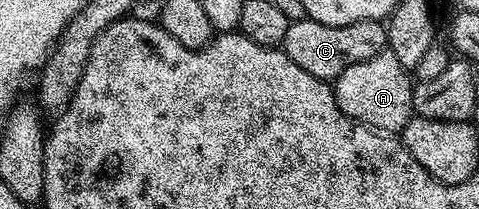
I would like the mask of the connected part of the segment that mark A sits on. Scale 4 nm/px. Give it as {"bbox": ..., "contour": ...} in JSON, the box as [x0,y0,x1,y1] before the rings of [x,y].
{"bbox":[332,47,414,134],"contour":[[[389,47],[372,55],[372,59],[364,59],[364,63],[352,63],[352,67],[348,67],[348,71],[344,71],[333,81],[332,88],[336,103],[344,115],[348,115],[351,121],[359,125],[366,125],[369,129],[380,133],[401,134],[402,129],[410,122],[414,113],[414,85],[411,74],[404,67],[400,67],[400,59],[396,59],[396,55],[392,55]]]}

